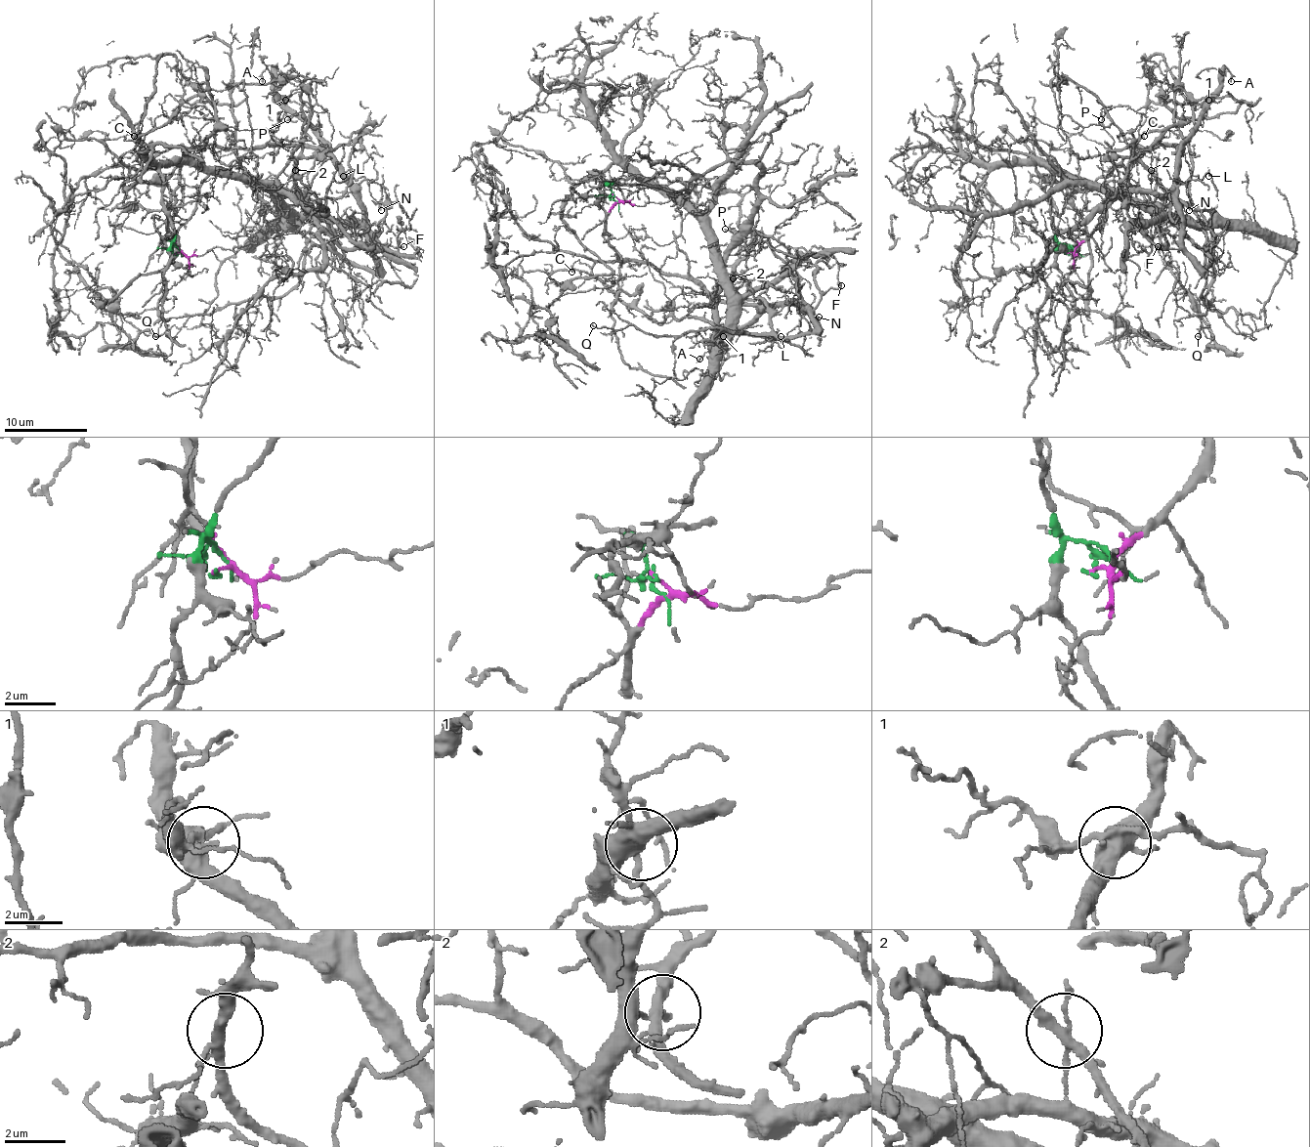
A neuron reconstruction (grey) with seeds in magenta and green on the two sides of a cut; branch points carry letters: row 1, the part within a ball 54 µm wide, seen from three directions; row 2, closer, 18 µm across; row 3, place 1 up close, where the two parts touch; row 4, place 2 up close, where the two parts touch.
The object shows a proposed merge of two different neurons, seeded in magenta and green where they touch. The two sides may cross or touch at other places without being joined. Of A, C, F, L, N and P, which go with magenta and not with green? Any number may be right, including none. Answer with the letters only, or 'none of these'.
A, C, F, L, N, P

